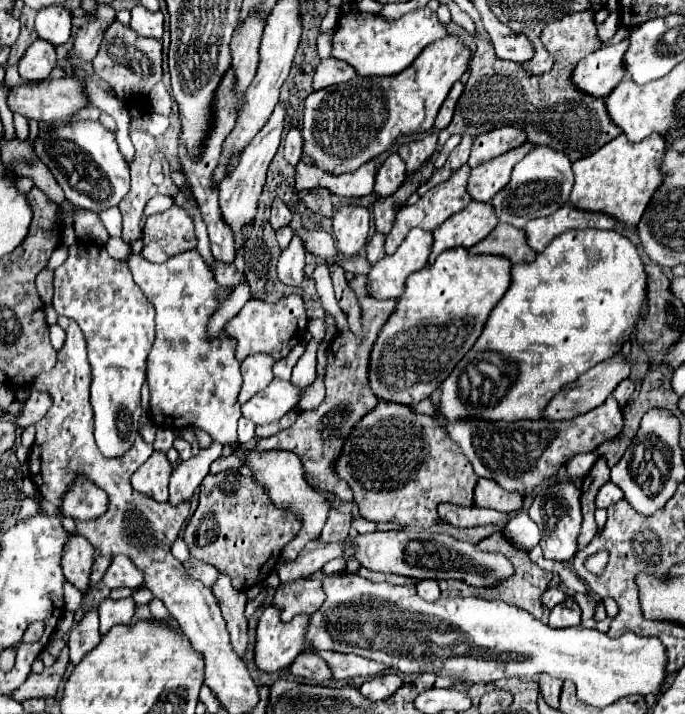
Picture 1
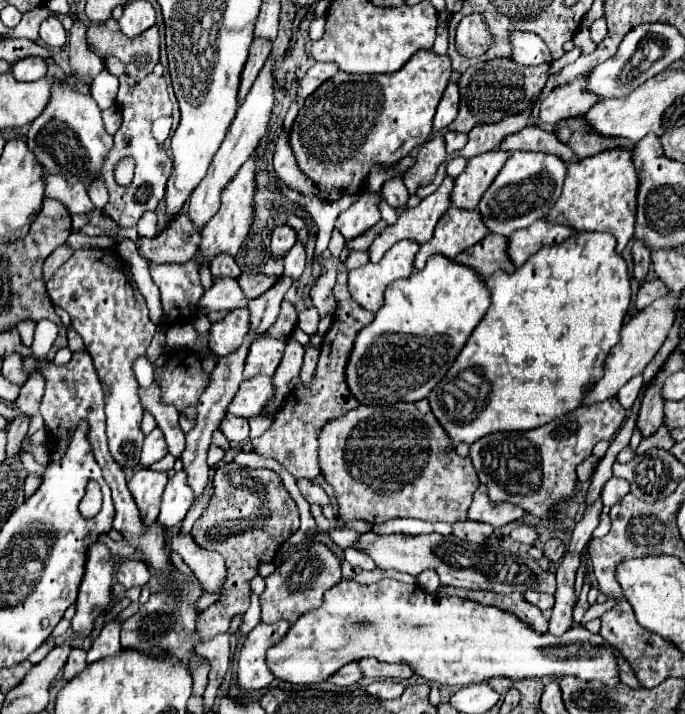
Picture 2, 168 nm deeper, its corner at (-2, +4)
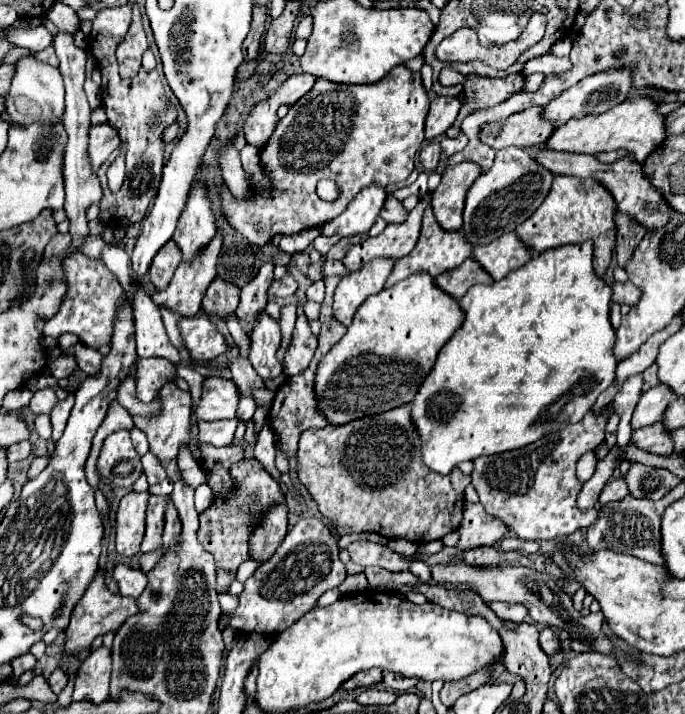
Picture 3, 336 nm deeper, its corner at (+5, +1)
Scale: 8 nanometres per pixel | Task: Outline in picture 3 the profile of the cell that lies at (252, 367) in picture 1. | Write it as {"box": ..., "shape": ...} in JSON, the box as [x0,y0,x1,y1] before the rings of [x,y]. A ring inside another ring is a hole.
{"box":[250,313,282,379],"shape":[[[262,313],[254,331],[252,331],[252,351],[250,351],[250,363],[256,369],[256,373],[262,379],[278,377],[282,375],[282,365],[276,359],[276,351],[280,349],[280,325],[268,315]]]}

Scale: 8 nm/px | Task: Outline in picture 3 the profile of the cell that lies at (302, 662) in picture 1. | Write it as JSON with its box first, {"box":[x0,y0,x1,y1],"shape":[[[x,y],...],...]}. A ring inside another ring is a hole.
{"box":[342,669,382,691],"shape":[[[370,669],[370,671],[358,673],[356,677],[350,677],[348,683],[342,685],[342,689],[350,691],[350,689],[356,689],[356,687],[370,687],[370,685],[376,685],[380,681],[382,681],[382,669]]]}

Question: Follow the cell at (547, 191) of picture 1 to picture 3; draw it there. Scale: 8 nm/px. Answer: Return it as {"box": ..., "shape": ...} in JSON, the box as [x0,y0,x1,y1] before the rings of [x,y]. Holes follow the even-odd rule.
{"box":[464,147,552,245],"shape":[[[508,147],[496,153],[494,165],[484,171],[466,193],[464,201],[464,239],[470,245],[488,245],[502,233],[514,231],[524,223],[538,207],[540,201],[548,195],[552,185],[552,173],[534,161],[528,151]]]}

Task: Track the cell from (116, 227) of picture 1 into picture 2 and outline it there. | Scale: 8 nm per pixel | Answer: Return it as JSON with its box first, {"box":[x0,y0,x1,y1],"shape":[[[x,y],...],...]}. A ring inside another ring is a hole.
{"box":[87,182,109,209],"shape":[[[95,182],[95,186],[91,186],[91,190],[87,190],[88,195],[97,209],[104,209],[109,200],[109,194],[103,182]]]}

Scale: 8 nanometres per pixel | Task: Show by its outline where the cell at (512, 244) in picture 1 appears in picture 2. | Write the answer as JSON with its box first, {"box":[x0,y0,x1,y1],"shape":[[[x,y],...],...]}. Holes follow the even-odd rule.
{"box":[455,234,515,278],"shape":[[[487,234],[487,238],[483,238],[483,242],[463,250],[463,254],[459,254],[455,258],[455,262],[475,268],[483,278],[489,278],[497,268],[511,272],[511,270],[515,270],[515,264],[511,262],[511,258],[507,254],[507,244],[509,244],[507,236]]]}

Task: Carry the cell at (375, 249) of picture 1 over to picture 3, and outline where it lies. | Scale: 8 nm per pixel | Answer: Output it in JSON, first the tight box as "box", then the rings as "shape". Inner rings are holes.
{"box":[322,261,344,277],"shape":[[[324,261],[322,263],[322,277],[332,277],[332,275],[344,275],[344,265],[342,261]]]}

